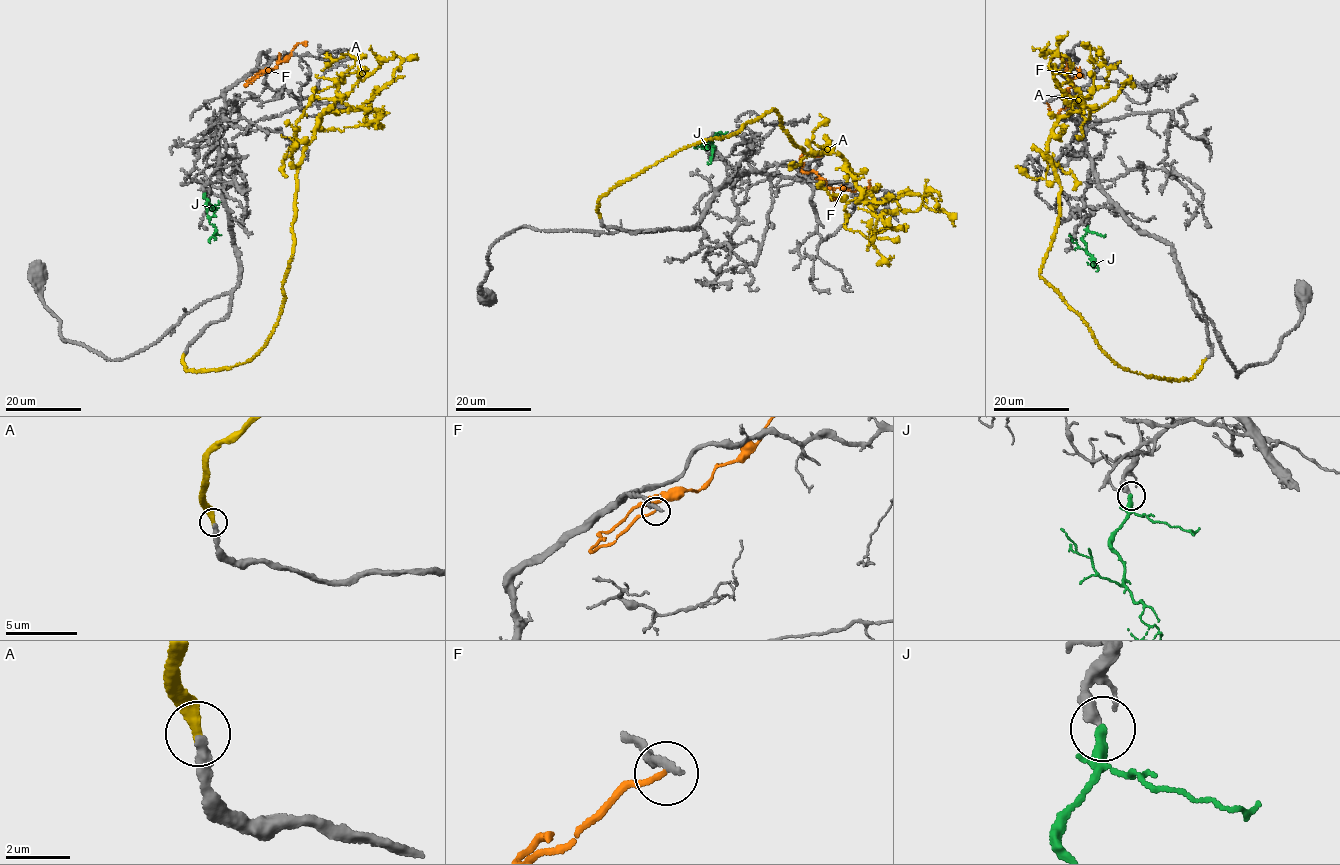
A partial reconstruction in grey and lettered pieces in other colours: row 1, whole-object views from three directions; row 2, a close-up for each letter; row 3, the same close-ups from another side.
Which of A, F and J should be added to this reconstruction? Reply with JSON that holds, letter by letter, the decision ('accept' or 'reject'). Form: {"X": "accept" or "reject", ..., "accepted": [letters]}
{"A": "accept", "F": "reject", "J": "accept", "accepted": ["A", "J"]}

